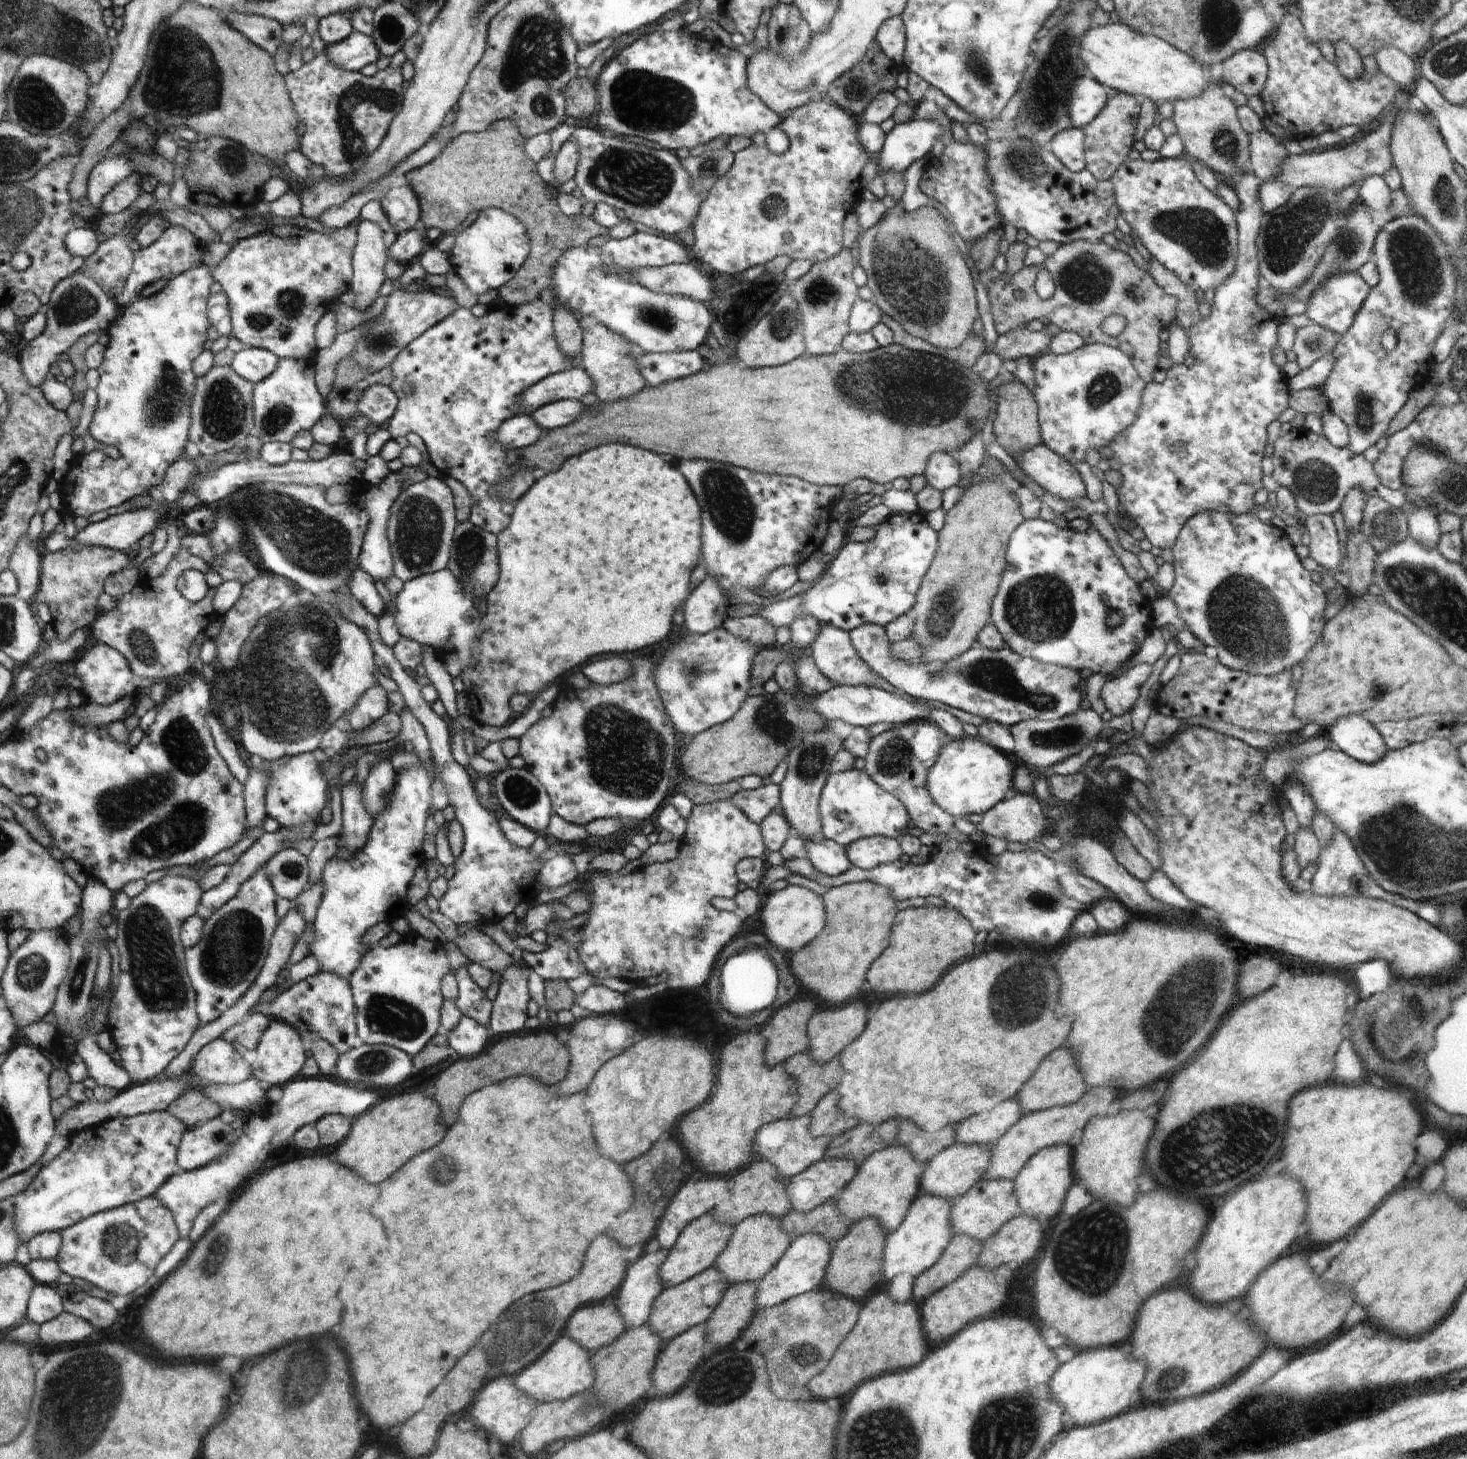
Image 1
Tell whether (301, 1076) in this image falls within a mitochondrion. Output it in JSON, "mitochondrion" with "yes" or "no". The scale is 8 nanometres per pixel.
{"mitochondrion":"no"}

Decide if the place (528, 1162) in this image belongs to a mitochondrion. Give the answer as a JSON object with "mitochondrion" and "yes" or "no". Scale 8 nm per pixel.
{"mitochondrion":"no"}

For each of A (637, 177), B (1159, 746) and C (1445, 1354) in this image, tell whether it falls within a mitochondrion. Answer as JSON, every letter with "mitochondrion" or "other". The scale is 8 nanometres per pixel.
{"A":"mitochondrion","B":"other","C":"other"}

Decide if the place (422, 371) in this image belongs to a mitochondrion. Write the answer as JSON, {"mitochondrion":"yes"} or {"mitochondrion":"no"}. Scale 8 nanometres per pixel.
{"mitochondrion":"no"}

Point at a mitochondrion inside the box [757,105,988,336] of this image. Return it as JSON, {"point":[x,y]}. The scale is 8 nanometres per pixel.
{"point":[920,290]}

